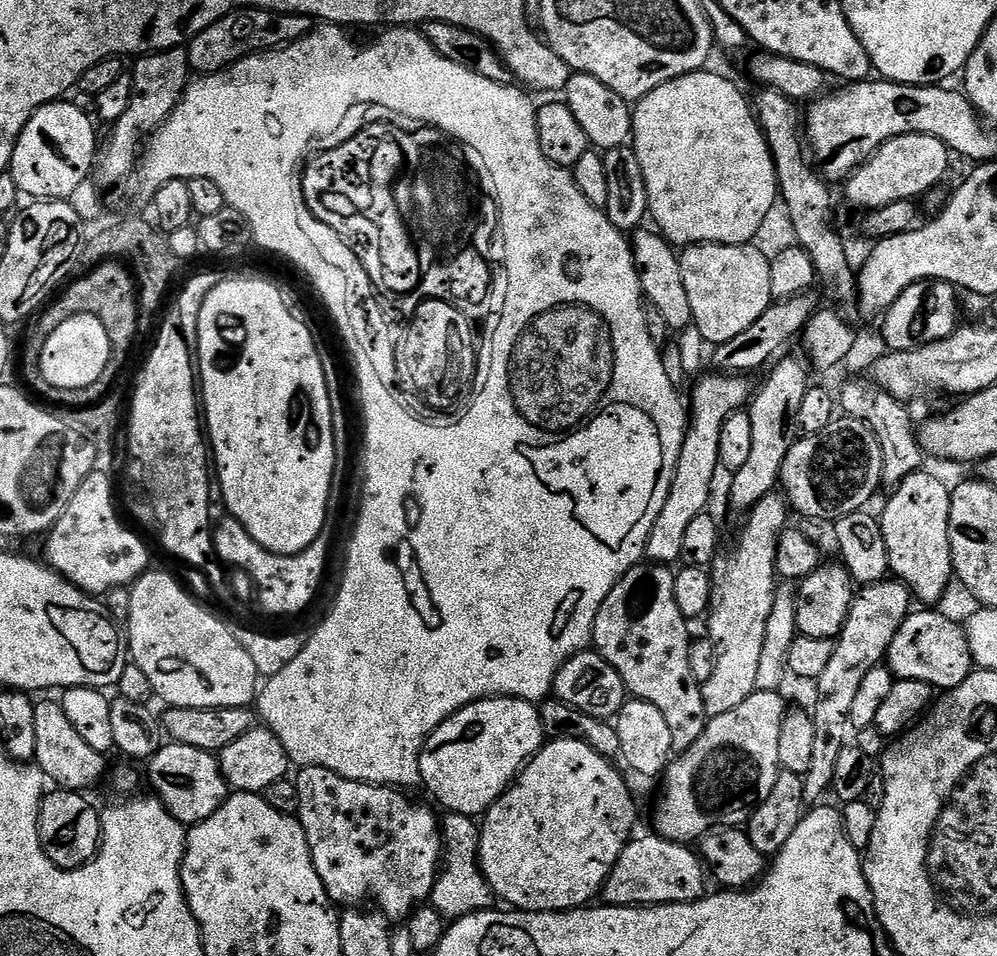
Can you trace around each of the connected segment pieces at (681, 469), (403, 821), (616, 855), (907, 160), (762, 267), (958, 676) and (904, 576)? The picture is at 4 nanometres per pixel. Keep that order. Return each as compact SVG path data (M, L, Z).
M704 374L695 381L690 400L690 423L684 434L684 445L676 457L676 473L672 479L672 489L662 506L662 514L650 530L650 538L644 547L644 555L651 563L675 565L680 560L682 545L690 522L698 514L709 511L712 500L712 483L716 480L716 468L721 467L720 439L722 426L730 414L741 411L749 403L754 388L747 384L740 374Z
M301 768L295 773L294 783L298 790L298 802L300 811L298 819L300 825L306 830L310 850L314 858L314 866L318 870L318 878L322 878L322 886L328 892L328 898L336 906L364 906L367 900L373 900L375 907L383 912L392 922L404 922L421 906L427 905L432 898L432 891L437 876L442 871L442 857L444 855L444 837L442 835L442 820L435 816L424 804L415 804L411 795L405 794L401 789L383 784L367 784L350 778L342 778L338 773L331 772L325 768Z
M552 738L544 747L524 765L515 784L503 792L491 808L488 809L482 820L480 829L480 868L484 871L489 886L493 893L505 900L505 905L522 912L571 912L573 908L582 908L593 903L592 900L601 895L604 883L608 880L610 870L620 860L622 850L629 840L633 839L632 827L636 824L636 804L632 801L632 792L628 789L626 781L620 777L620 772L615 768L613 761L606 756L599 756L586 742L578 742L571 738Z
M905 134L886 142L865 164L861 164L843 185L848 200L856 208L875 210L899 200L920 198L948 172L950 150L930 134Z
M694 244L679 253L682 278L686 281L686 298L690 298L692 322L703 337L717 346L738 338L742 330L750 330L758 318L774 303L770 294L770 259L758 249L746 244Z
M939 610L913 611L898 626L894 642L890 642L886 667L897 680L926 682L934 690L947 690L962 686L974 670L970 642L965 625L955 624L943 616Z
M921 470L910 474L901 484L895 485L892 497L884 508L884 513L879 513L878 519L882 526L882 534L886 538L886 550L888 551L888 567L891 575L900 583L906 585L921 605L936 606L954 579L952 571L952 551L950 550L950 538L948 527L950 526L950 502L952 493L949 485L944 485L936 476L931 476L928 470Z

